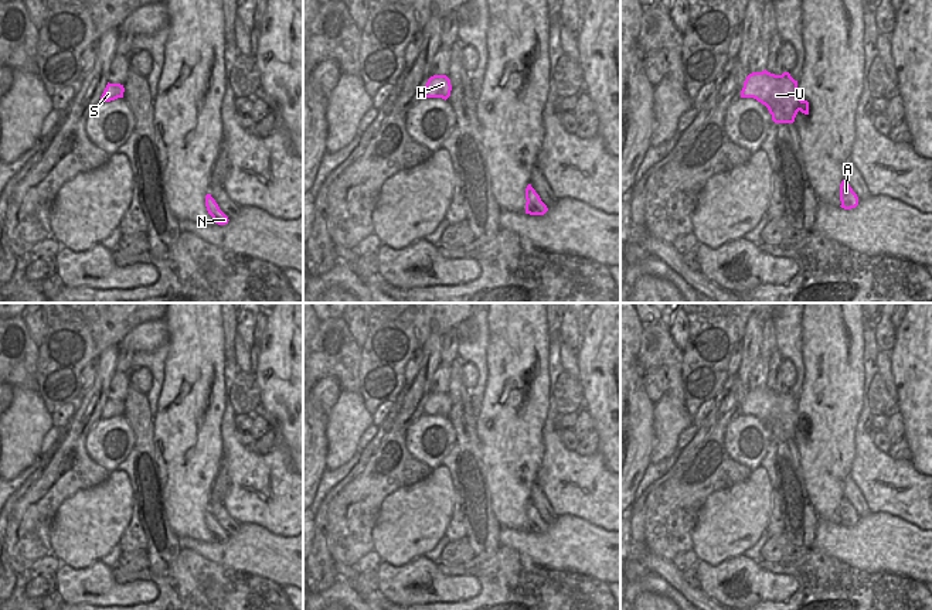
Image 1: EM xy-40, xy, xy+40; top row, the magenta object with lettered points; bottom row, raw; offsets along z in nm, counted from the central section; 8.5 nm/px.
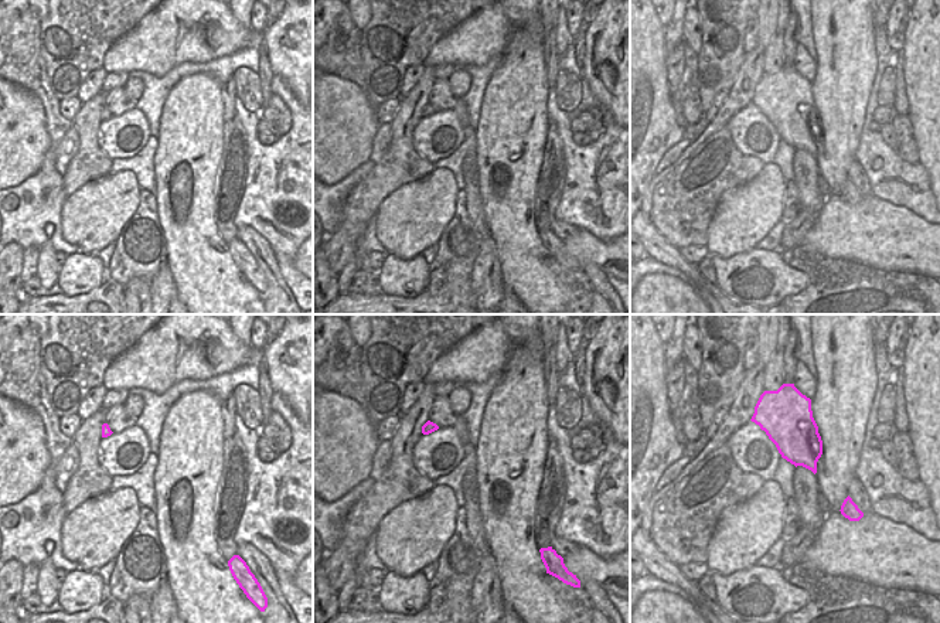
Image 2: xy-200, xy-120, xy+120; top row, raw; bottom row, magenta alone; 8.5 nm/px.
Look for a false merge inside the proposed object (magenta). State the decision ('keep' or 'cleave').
keep

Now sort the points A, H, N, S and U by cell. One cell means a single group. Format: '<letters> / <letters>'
A H N S U

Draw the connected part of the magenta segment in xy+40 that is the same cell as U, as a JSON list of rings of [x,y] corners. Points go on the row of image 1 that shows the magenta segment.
[[[766,69],[746,76],[741,98],[754,98],[765,105],[775,123],[793,123],[797,112],[809,115],[809,102],[797,95],[797,81],[789,72],[775,75]]]

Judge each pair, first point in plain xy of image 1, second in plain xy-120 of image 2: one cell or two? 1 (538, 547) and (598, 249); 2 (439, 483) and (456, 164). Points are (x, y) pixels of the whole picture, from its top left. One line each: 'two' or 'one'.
1: one
2: two

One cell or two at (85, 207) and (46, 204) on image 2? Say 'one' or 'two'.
two

